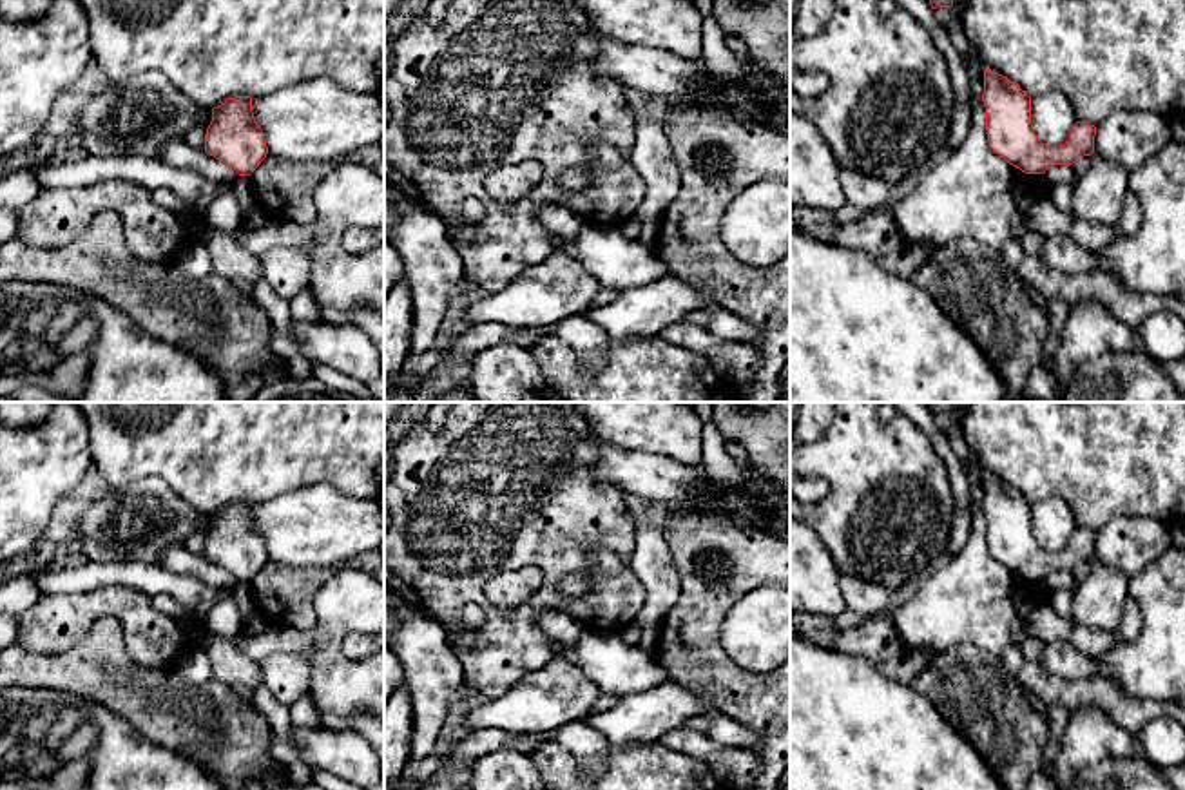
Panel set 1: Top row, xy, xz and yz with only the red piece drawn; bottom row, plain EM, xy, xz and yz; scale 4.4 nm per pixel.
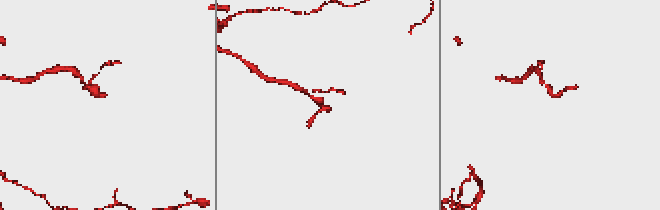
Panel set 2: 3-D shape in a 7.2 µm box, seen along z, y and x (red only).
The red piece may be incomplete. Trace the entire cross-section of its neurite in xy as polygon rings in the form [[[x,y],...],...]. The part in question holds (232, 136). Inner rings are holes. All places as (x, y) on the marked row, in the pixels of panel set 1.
[[[250,96],[228,98],[212,109],[205,152],[232,167],[239,176],[250,176],[259,167],[268,147],[254,118]]]

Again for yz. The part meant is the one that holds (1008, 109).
[[[986,67],[982,101],[988,143],[995,154],[1026,174],[1044,174],[1055,165],[1073,165],[1094,152],[1096,127],[1076,121],[1064,145],[1042,143],[1031,123],[1031,98],[1018,83]]]

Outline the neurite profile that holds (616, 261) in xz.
[[[583,223],[573,241],[553,234],[553,243],[556,248],[571,245],[576,250],[576,259],[602,286],[620,292],[643,286],[670,274],[669,265],[652,248],[625,237],[618,228]]]

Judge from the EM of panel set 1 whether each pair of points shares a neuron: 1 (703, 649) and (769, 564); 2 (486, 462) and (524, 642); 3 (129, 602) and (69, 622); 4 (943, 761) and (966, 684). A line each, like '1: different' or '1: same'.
1: same
2: same
3: same
4: different

